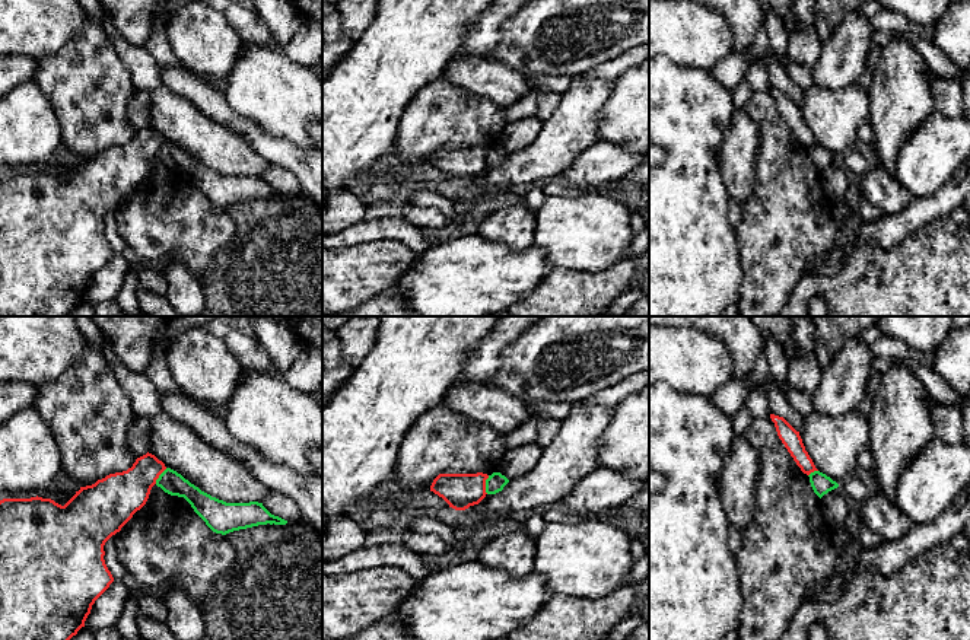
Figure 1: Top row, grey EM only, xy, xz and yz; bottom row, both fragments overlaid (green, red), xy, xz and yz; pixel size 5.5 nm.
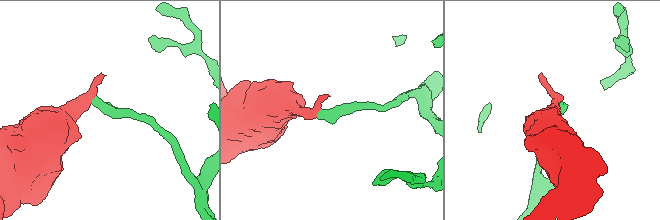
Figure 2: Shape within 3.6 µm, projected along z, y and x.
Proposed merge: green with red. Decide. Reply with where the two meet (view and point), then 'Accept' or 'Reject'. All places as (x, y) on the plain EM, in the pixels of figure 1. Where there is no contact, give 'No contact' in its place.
Touches green at xz (486, 158). Reject

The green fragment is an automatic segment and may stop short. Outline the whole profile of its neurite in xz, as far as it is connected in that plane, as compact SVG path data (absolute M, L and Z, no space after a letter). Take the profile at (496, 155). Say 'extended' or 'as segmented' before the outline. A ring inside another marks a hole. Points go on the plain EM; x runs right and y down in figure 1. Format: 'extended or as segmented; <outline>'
as segmented; M493 146L486 153L486 166L496 168L503 163L503 160L509 156L509 153L500 146Z

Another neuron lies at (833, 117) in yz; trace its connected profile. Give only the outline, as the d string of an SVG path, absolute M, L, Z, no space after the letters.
M858 83L831 90L811 86L799 105L815 141L839 159L858 140L858 130L869 122L869 93Z

